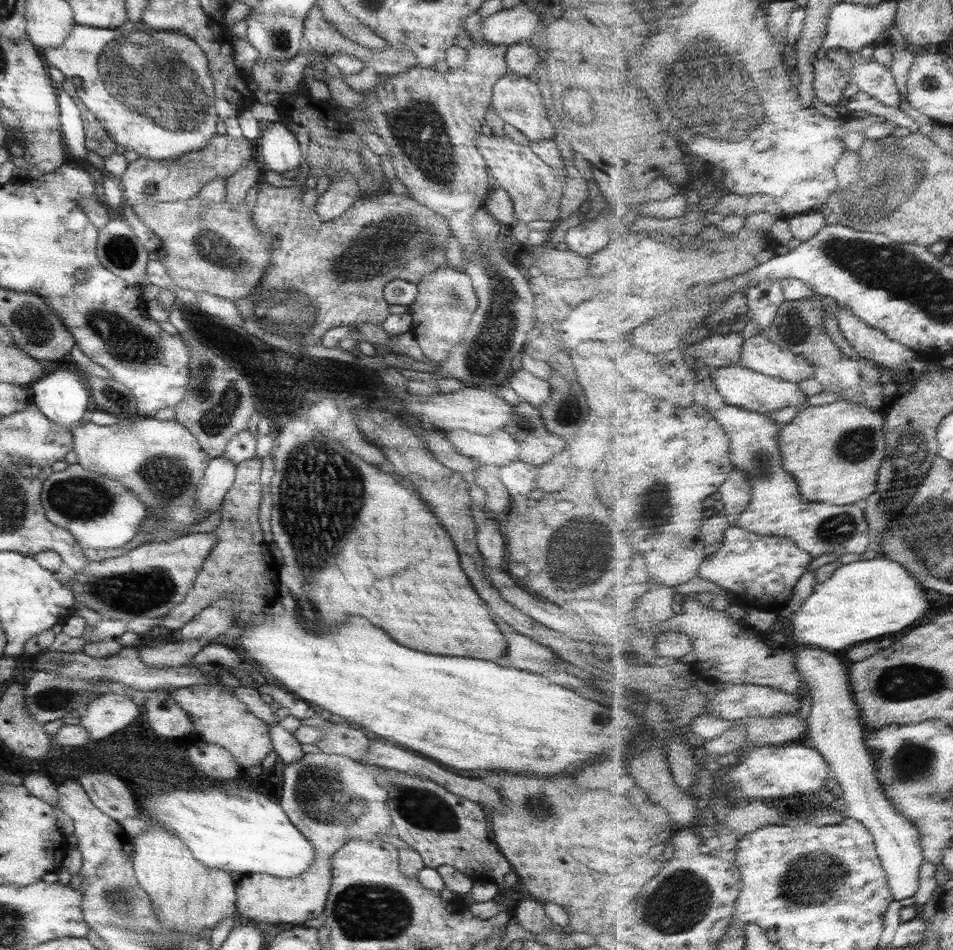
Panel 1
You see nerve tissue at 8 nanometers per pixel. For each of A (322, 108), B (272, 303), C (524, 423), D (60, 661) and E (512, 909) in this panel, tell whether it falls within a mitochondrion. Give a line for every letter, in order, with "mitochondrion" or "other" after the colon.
A: other
B: mitochondrion
C: mitochondrion
D: mitochondrion
E: other

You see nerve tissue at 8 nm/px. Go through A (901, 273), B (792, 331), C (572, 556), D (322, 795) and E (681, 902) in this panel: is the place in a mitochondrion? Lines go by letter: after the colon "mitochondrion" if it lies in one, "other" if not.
A: mitochondrion
B: mitochondrion
C: mitochondrion
D: mitochondrion
E: mitochondrion

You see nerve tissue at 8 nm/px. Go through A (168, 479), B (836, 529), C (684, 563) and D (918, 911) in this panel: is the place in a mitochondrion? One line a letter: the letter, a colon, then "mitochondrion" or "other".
A: mitochondrion
B: mitochondrion
C: other
D: other

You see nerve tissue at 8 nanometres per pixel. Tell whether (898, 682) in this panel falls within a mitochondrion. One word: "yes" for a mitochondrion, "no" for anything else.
yes

